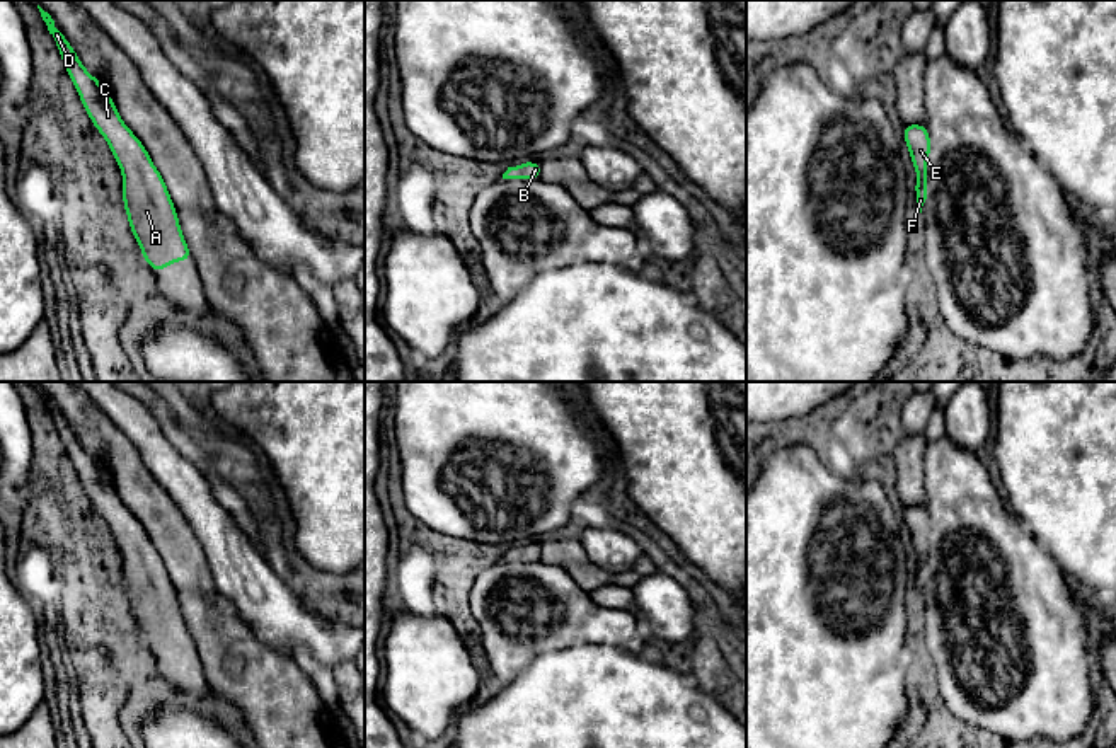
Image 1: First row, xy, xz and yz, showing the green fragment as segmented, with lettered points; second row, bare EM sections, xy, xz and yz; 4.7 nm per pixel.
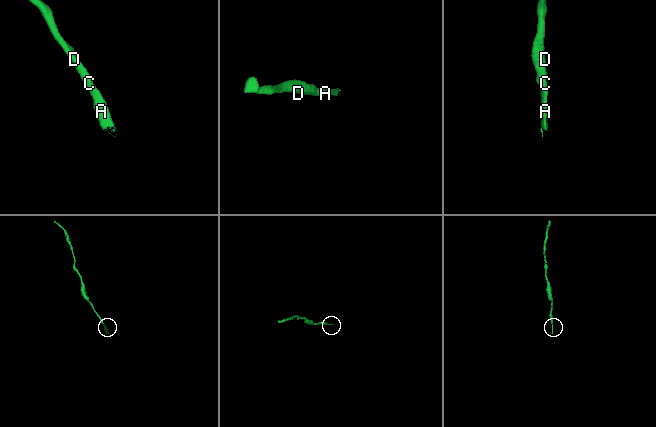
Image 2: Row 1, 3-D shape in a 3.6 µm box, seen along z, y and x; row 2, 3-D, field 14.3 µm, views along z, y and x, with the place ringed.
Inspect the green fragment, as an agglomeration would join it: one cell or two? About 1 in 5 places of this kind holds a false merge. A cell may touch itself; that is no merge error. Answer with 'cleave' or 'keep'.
keep

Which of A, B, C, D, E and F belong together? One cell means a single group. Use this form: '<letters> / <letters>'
A B C D E F

